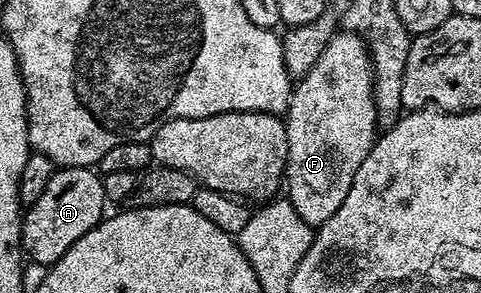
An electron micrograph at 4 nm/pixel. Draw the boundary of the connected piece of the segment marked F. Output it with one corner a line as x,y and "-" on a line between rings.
341,30
330,38
318,61
290,91
289,106
283,119
287,130
287,162
283,181
287,199
291,206
295,206
295,214
299,214
303,222
310,226
323,225
331,214
335,214
335,210
339,210
339,206
343,206
343,198
347,198
347,190
351,190
351,182
359,166
363,166
363,158
367,158
379,135
379,117
373,97
373,64
360,35

